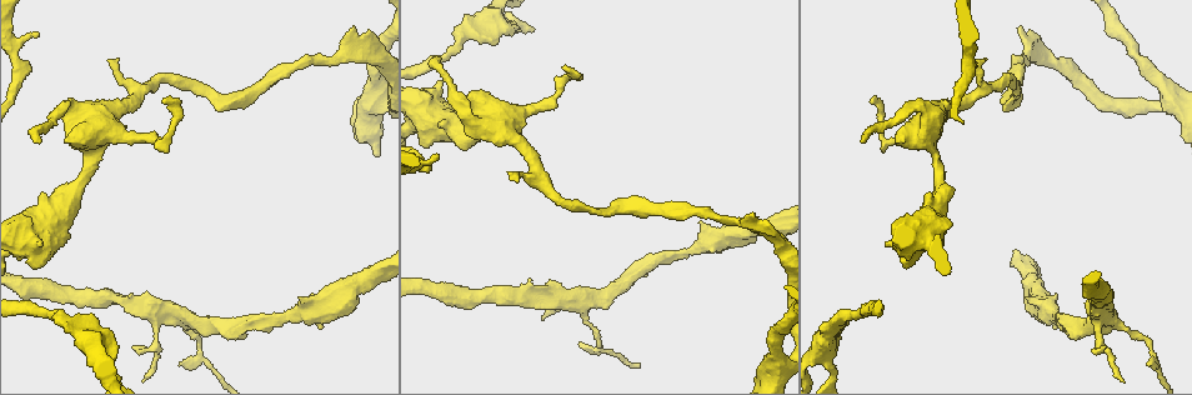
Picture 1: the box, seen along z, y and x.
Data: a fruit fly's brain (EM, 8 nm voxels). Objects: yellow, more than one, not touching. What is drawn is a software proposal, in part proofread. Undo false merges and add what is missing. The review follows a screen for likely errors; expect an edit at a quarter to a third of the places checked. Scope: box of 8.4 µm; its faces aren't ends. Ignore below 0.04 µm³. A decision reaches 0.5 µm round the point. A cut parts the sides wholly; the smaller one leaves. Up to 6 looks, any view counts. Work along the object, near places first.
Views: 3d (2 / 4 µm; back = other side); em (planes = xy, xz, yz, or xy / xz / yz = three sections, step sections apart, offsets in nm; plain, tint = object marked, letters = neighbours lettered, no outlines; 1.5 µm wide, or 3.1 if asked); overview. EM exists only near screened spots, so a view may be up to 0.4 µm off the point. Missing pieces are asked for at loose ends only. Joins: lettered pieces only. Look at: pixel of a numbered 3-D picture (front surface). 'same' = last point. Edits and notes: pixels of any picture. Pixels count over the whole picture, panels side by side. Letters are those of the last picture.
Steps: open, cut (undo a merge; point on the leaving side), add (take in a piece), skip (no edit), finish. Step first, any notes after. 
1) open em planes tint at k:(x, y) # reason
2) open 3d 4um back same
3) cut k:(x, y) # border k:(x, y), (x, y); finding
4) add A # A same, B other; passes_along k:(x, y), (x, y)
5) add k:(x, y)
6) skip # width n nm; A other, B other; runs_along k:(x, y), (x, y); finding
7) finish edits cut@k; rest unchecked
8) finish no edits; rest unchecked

open 3d 4um at 1:(1022, 26) # branch stops here

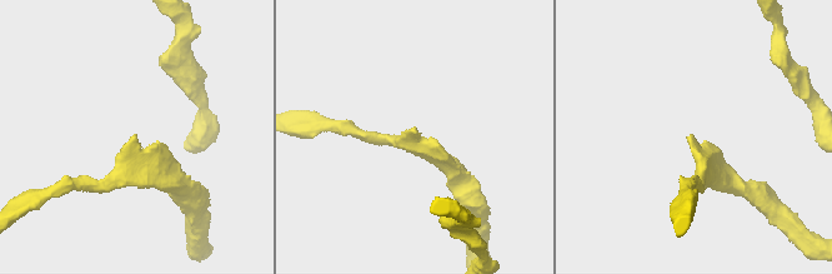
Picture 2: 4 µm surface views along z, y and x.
open em planes letters at 2:(693, 138)

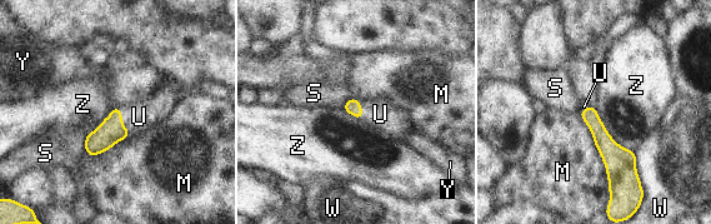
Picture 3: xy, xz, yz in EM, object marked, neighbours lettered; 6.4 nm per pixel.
add U # M other, S other, U same, W other, Y other, Z other; passes_along 3:(111, 130), (121, 120), (139, 117); it goes on there

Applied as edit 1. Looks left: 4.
open overview # see it whole again

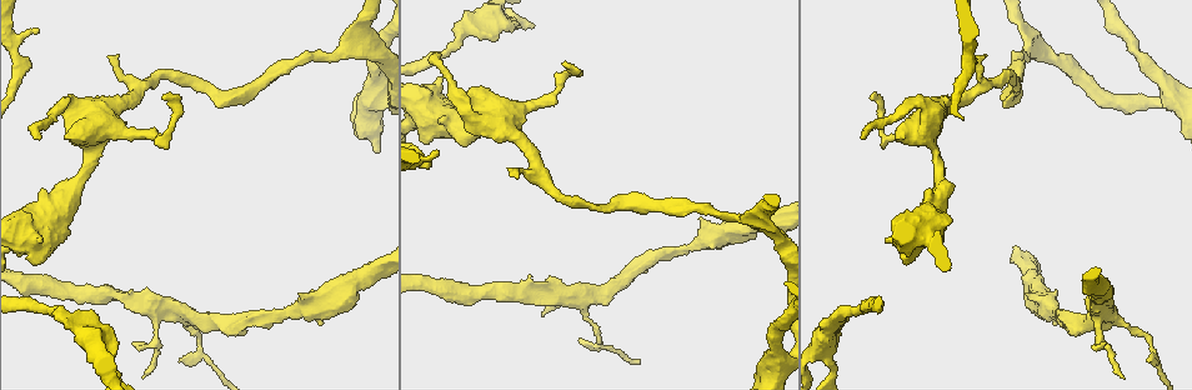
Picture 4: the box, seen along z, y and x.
open em xz step 4 letters at 4:(38, 31)

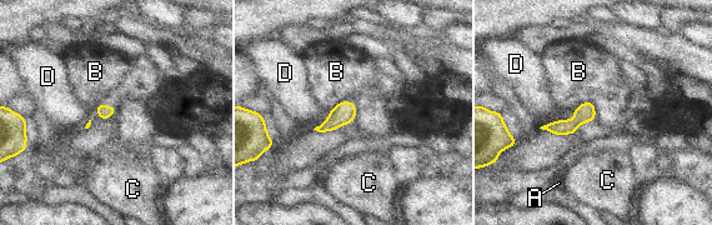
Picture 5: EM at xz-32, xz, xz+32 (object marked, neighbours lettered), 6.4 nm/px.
skip # A other, B other, C other, D other; none of them fits

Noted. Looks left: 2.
finish edits add@3; rest unchecked

